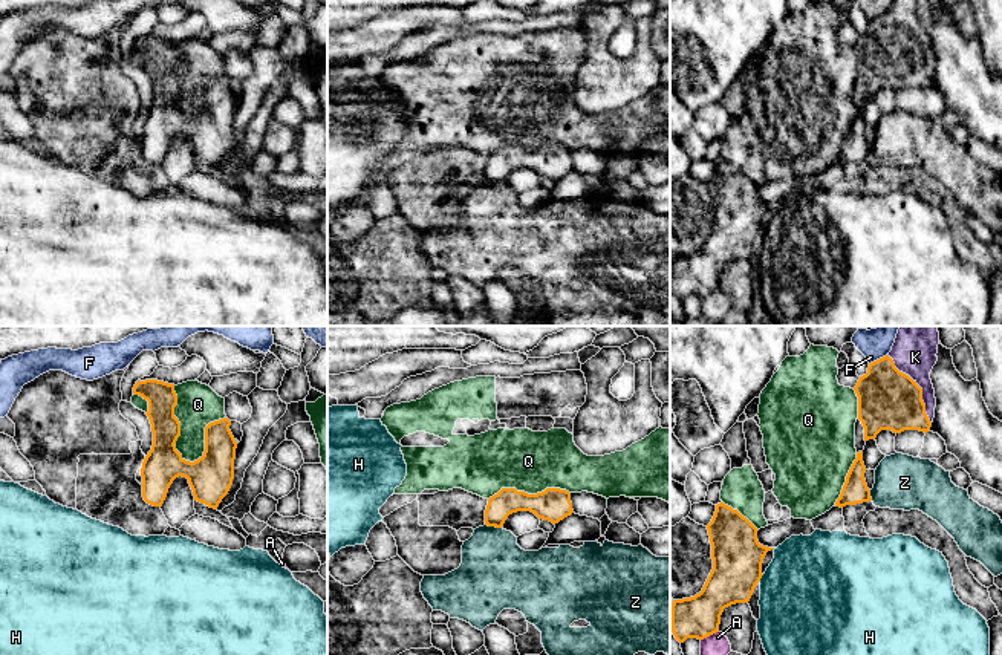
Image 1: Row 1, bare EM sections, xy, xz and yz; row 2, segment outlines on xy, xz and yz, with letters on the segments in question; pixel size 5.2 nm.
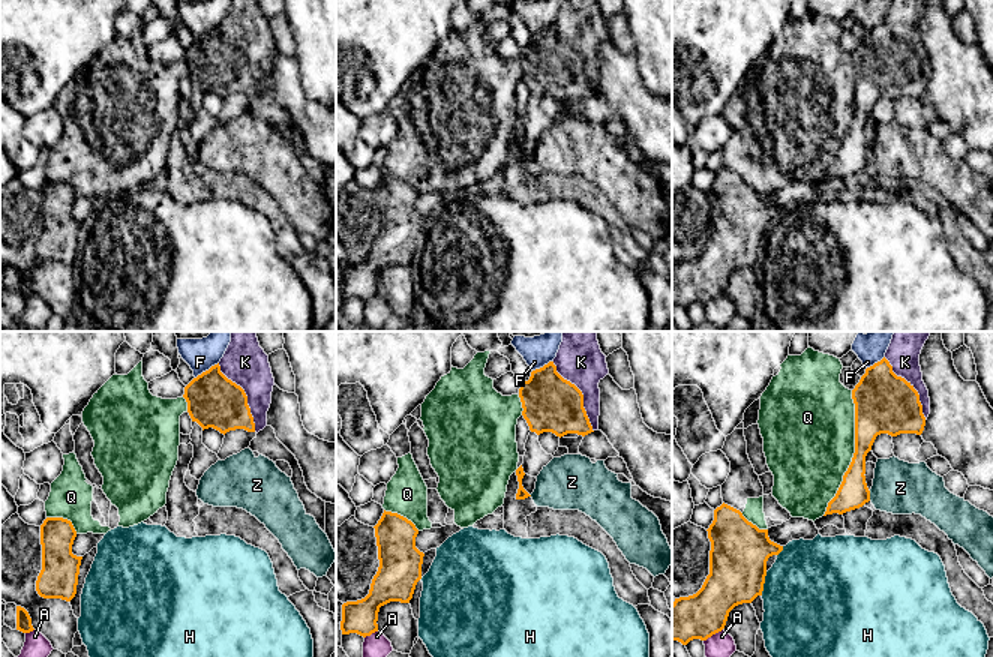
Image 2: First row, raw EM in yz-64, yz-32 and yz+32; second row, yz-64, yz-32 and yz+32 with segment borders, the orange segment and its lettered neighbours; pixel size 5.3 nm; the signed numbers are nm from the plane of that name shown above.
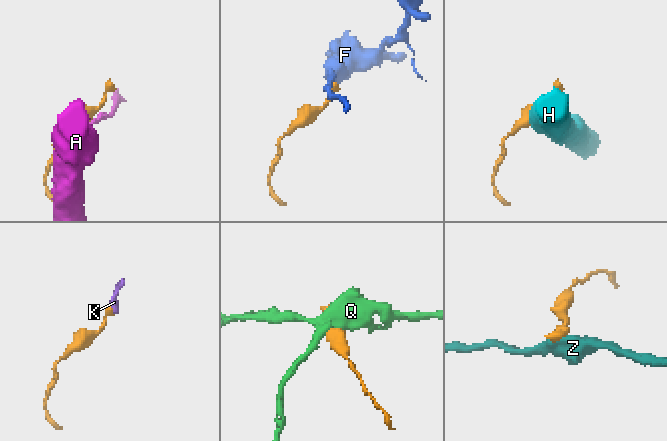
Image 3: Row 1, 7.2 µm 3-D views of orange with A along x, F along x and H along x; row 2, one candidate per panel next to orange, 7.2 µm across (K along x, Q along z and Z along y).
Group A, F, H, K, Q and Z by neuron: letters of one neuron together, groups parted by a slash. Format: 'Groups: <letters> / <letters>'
Groups: A / F / H / K / Q / Z

